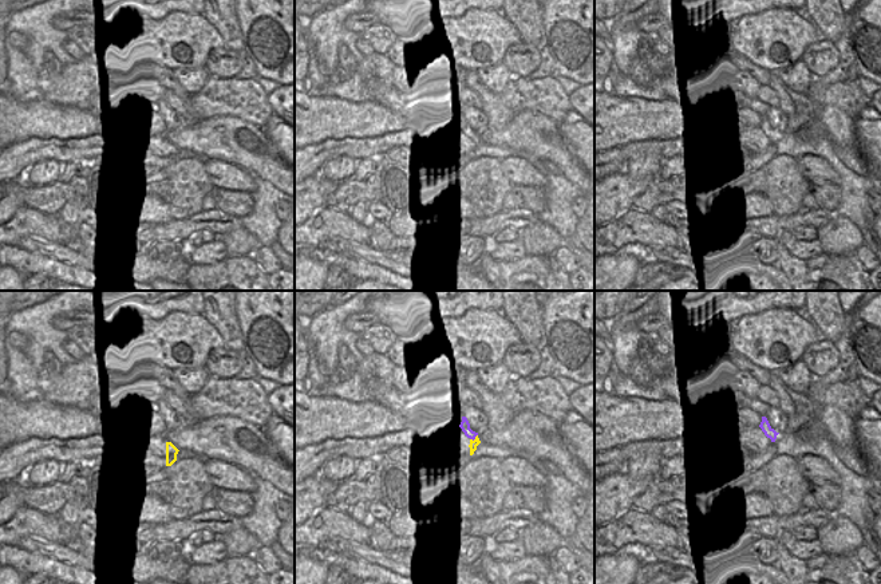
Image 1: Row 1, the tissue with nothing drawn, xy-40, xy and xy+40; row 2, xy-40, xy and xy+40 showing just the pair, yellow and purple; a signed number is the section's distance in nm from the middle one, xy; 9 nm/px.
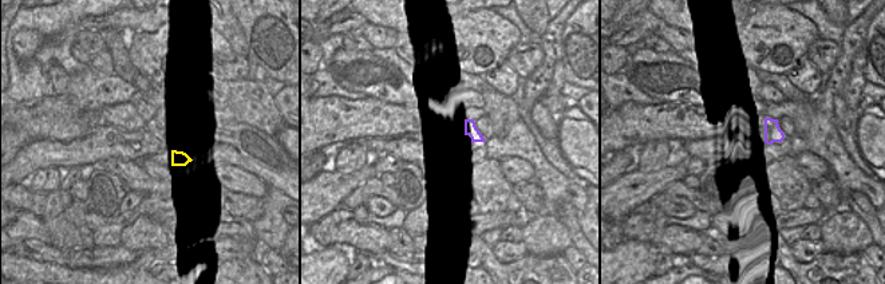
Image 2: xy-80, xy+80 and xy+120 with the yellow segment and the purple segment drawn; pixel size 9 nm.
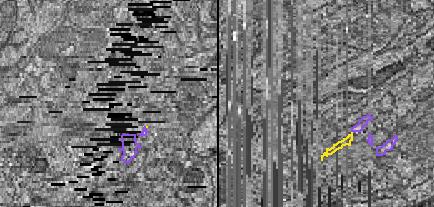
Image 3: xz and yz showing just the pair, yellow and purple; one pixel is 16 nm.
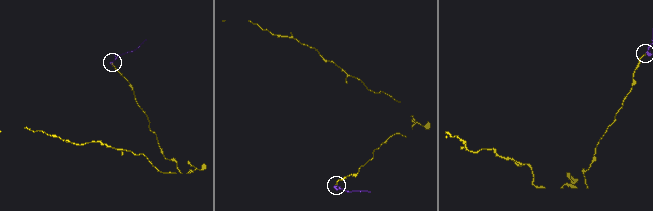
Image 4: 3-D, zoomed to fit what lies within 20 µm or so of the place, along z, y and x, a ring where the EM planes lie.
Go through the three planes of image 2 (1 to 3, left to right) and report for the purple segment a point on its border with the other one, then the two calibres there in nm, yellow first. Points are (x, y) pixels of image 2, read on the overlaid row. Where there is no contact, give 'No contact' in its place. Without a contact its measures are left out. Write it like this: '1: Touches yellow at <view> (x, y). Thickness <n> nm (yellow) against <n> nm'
1: No contact
2: No contact
3: No contact

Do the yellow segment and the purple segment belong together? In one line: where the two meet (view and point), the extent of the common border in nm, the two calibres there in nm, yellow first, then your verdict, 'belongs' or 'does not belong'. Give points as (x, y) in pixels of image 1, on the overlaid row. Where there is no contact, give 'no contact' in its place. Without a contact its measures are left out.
contact xy (475, 438); length 90 nm; calibres 80 and 90 nm; does not belong

